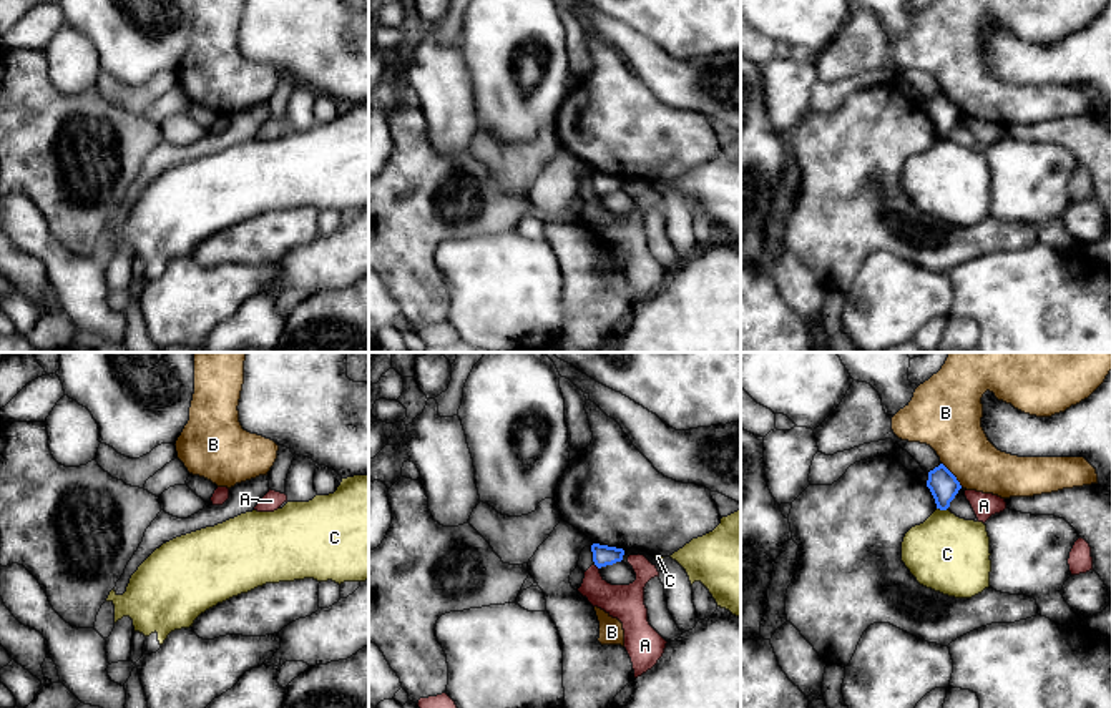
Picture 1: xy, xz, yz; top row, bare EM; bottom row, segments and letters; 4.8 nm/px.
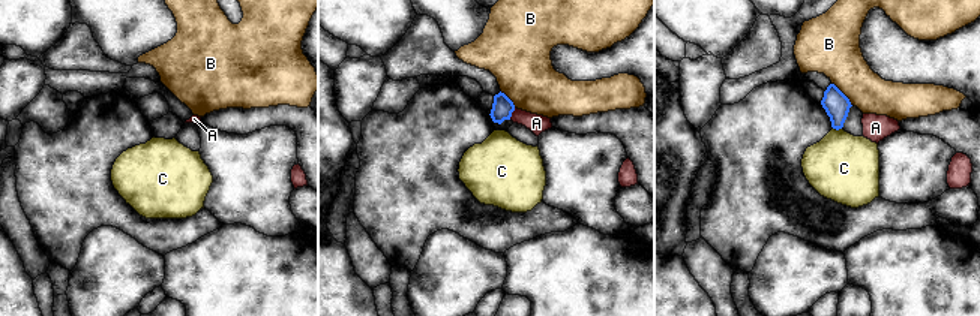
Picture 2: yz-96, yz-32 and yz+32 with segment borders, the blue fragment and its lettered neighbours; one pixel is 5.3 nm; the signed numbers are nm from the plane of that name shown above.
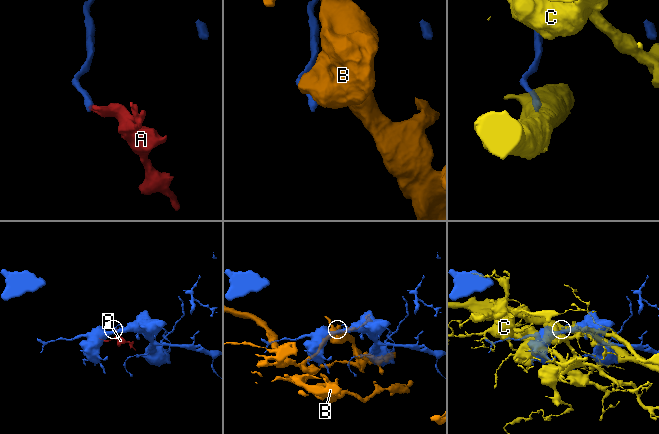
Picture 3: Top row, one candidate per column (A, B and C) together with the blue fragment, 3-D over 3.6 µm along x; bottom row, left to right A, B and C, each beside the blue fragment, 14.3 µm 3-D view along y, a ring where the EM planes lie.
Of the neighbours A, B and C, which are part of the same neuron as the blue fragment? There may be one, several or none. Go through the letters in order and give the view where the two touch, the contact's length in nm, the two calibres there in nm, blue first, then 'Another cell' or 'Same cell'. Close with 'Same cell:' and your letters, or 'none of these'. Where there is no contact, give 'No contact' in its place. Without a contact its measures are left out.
A: Touches blue in xz. Shared border 40 nm. Thickness 100 nm (blue) against 180 nm. Another cell
B: Touches blue in yz. Shared border 160 nm. Thickness 140 nm (blue) against 300 nm. Another cell
C: Touches blue in yz. Shared border 60 nm. Thickness 140 nm (blue) against 380 nm. Another cell
Same cell: none of these

